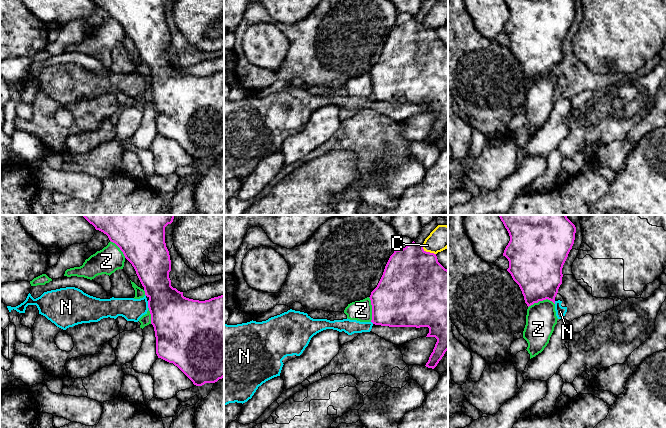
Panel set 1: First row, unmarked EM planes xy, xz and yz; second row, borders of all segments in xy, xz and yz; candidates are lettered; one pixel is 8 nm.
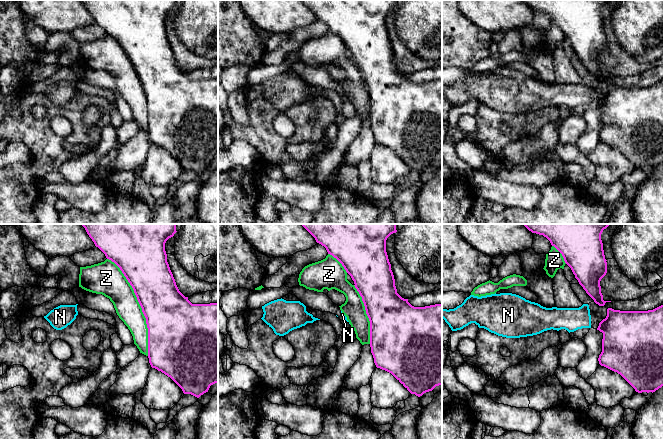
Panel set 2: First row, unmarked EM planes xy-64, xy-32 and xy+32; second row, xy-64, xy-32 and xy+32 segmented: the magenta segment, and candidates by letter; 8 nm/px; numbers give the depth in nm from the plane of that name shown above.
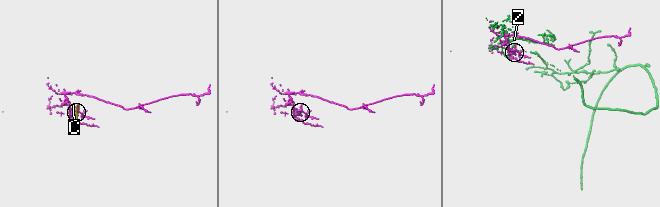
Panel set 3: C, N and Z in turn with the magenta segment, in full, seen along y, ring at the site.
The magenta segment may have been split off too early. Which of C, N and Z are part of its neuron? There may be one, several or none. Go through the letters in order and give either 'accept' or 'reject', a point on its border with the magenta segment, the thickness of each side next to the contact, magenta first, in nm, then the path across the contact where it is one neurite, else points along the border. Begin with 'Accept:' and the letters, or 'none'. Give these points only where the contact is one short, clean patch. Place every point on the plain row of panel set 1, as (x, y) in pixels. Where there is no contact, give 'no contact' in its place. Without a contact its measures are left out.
Accept: none
C: reject | xz (427, 28) | 500/190 nm
N: reject | xy (148, 80) | 380/180 nm | along xy (147, 77), (148, 83)
Z: reject | yz (541, 76) | 380/240 nm

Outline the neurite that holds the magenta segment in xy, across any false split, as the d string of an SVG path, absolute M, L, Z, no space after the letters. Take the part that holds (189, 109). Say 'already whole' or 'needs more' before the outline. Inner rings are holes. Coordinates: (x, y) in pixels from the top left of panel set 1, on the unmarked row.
already whole | M92 0L106 10L132 40L149 74L148 84L156 113L156 130L177 142L196 162L224 153L224 71L205 77L183 72L171 62L171 36L165 19L168 0Z

